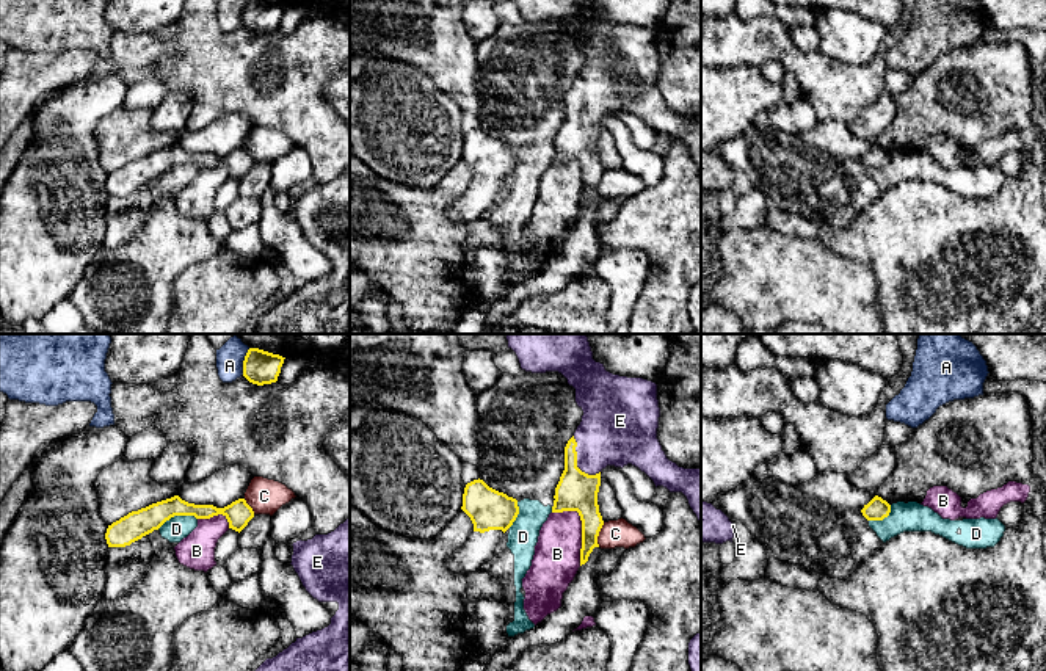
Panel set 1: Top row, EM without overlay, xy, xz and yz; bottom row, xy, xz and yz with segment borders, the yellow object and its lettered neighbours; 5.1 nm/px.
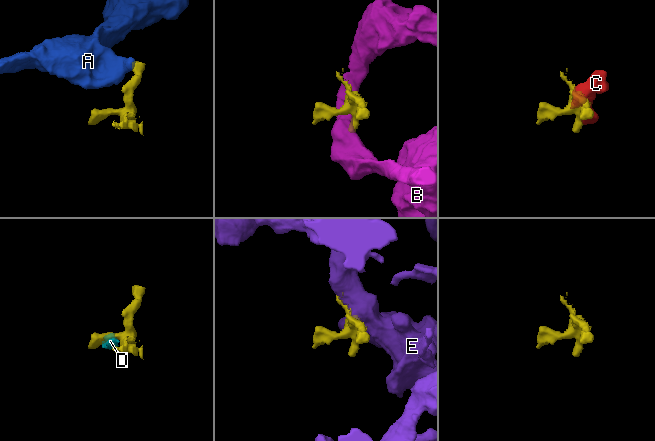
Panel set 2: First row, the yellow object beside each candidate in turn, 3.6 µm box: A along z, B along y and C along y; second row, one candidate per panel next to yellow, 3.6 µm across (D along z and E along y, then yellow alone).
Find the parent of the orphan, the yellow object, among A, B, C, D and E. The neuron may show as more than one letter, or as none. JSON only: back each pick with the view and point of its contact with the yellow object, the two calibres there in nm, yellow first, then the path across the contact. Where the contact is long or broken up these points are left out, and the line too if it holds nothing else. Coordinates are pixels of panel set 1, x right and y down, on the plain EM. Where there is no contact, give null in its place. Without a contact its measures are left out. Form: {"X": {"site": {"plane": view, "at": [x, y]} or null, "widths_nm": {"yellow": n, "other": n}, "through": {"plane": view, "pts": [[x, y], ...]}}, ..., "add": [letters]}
{"E": {"site": {"plane": "xz", "at": [576, 110]}, "widths_nm": {"yellow": 200, "other": 360}}, "add": ["E"]}

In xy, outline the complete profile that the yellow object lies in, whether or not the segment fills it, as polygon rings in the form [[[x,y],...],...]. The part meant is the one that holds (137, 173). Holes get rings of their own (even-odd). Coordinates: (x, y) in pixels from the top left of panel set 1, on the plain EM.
[[[174,144],[138,160],[132,160],[119,169],[113,171],[107,177],[105,188],[108,196],[125,196],[152,182],[154,179],[158,179],[174,165],[210,168],[218,163],[223,163],[229,171],[229,177],[238,182],[254,166],[254,160],[245,147],[238,147],[224,157],[216,157],[213,154],[188,152],[179,144]]]

